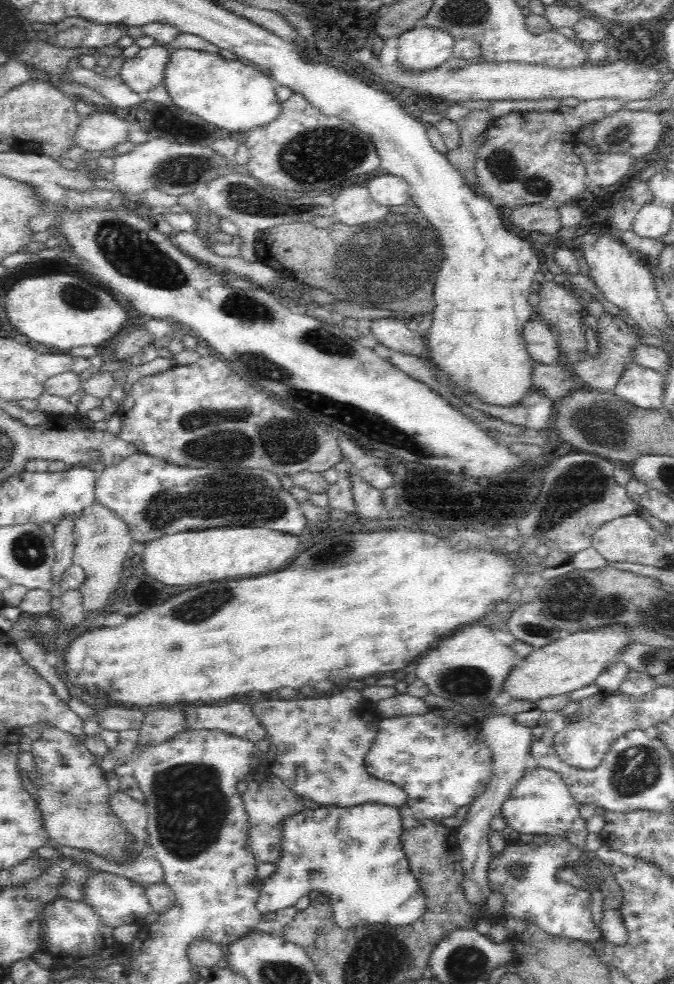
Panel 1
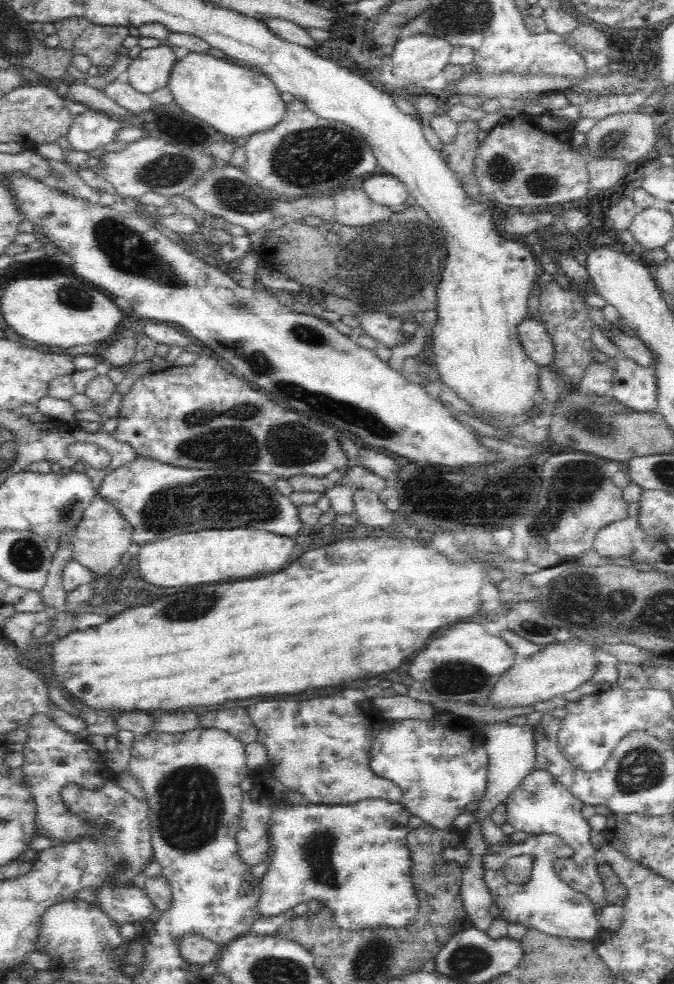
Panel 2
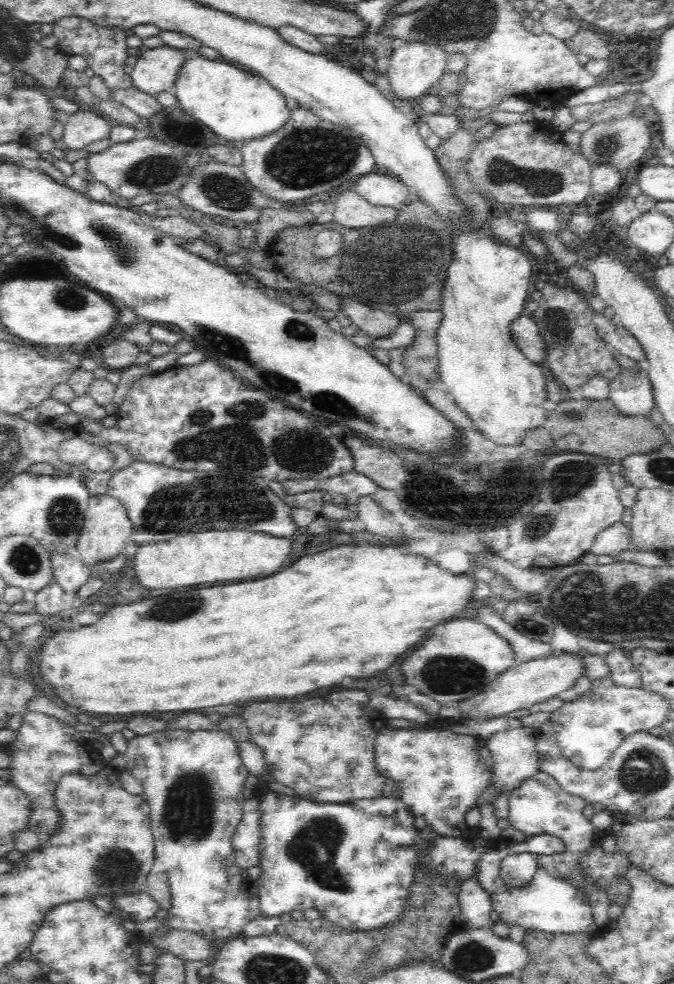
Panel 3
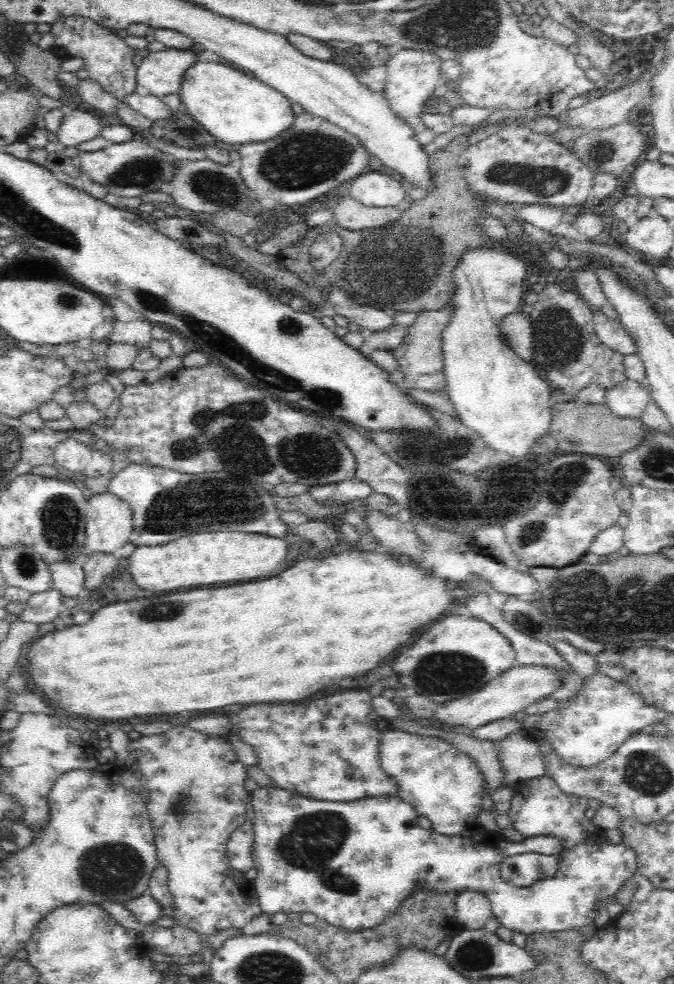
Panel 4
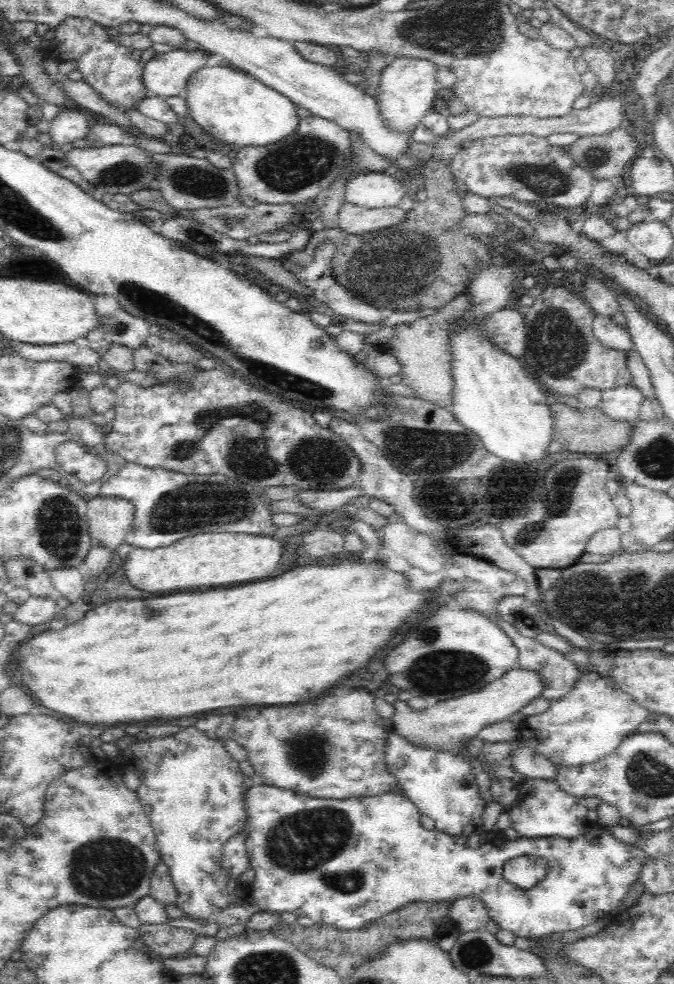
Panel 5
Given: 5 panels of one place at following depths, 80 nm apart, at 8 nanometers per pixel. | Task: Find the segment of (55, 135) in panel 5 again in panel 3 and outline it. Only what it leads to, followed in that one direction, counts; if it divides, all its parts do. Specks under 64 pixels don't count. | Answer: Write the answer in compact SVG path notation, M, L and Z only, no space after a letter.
M78 109L70 114L61 140L69 150L84 149L88 144L107 138L113 123L94 112Z

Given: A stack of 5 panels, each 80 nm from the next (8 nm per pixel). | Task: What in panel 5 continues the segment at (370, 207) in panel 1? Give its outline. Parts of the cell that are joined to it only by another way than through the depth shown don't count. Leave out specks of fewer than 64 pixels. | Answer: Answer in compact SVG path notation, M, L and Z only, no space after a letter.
M344 203L339 212L339 230L352 236L380 232L406 222L407 212L398 206L367 209Z

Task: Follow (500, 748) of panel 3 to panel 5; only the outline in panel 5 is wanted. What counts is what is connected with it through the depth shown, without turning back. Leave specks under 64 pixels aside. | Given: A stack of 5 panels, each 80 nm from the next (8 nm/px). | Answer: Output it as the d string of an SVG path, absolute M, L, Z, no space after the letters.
M528 747L516 748L509 764L514 767L516 772L520 772L528 779L555 781L557 775L556 765Z

